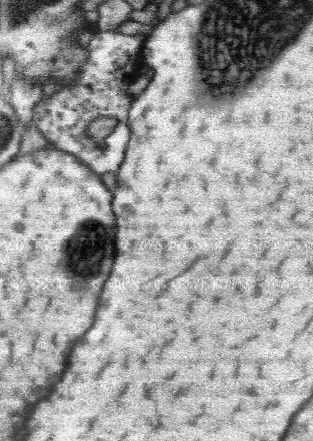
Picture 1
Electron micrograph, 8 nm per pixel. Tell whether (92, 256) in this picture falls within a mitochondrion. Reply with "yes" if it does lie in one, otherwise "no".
yes

